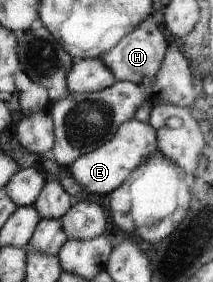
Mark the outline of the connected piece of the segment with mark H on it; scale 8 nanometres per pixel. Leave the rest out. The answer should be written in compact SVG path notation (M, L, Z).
M148 17L139 28L126 35L111 52L100 57L100 60L112 71L116 81L130 81L148 89L157 79L157 72L162 68L167 53L167 41L163 31L159 29L159 25L153 23L152 17Z

